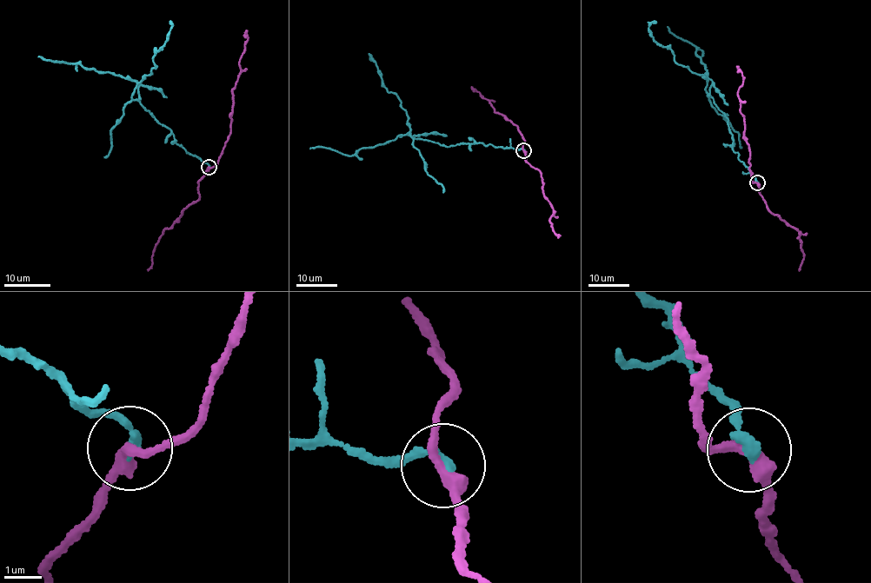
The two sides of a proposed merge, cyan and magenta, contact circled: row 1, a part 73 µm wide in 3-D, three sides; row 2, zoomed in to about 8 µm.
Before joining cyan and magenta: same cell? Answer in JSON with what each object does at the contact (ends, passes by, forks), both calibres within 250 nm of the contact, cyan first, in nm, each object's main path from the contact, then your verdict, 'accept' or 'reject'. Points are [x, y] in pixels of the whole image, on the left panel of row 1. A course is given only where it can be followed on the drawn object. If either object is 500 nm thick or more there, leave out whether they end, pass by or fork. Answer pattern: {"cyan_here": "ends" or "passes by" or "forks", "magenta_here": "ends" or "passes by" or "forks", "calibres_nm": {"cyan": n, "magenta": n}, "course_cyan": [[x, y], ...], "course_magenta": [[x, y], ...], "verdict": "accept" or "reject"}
{"cyan_here": "ends", "magenta_here": "passes by", "calibres_nm": {"cyan": 320, "magenta": 320}, "course_cyan": [[209, 167], [176, 142], [172, 131], [132, 98], [137, 83], [156, 69], [153, 56], [164, 43], [170, 20]], "course_magenta": [[209, 167], [217, 164], [231, 131], [232, 89], [237, 80], [239, 59], [244, 49], [247, 30]], "verdict": "reject"}

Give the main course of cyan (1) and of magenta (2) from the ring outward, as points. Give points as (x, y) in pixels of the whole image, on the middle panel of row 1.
1: (523, 149), (481, 142), (446, 147), (409, 135), (401, 100), (387, 90), (369, 56), (370, 60)
2: (523, 149), (524, 139), (517, 125), (494, 112), (491, 103), (471, 86)

